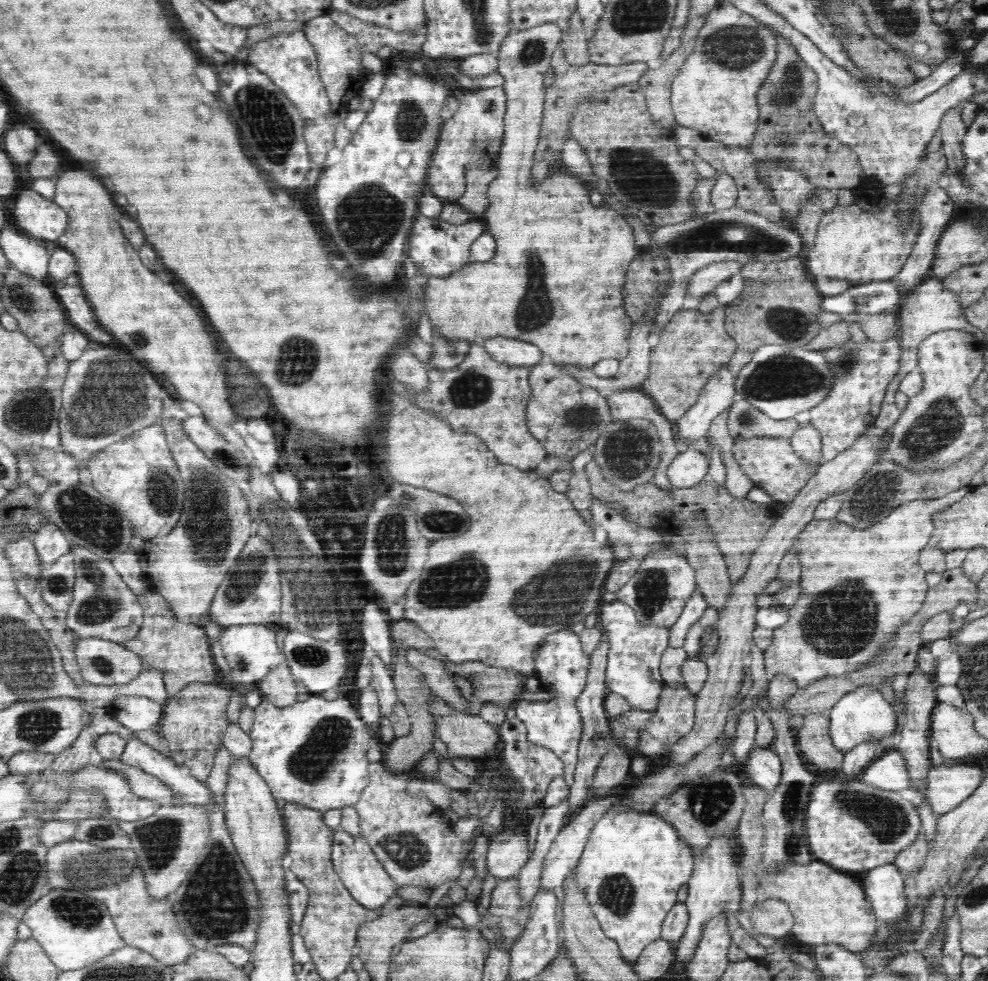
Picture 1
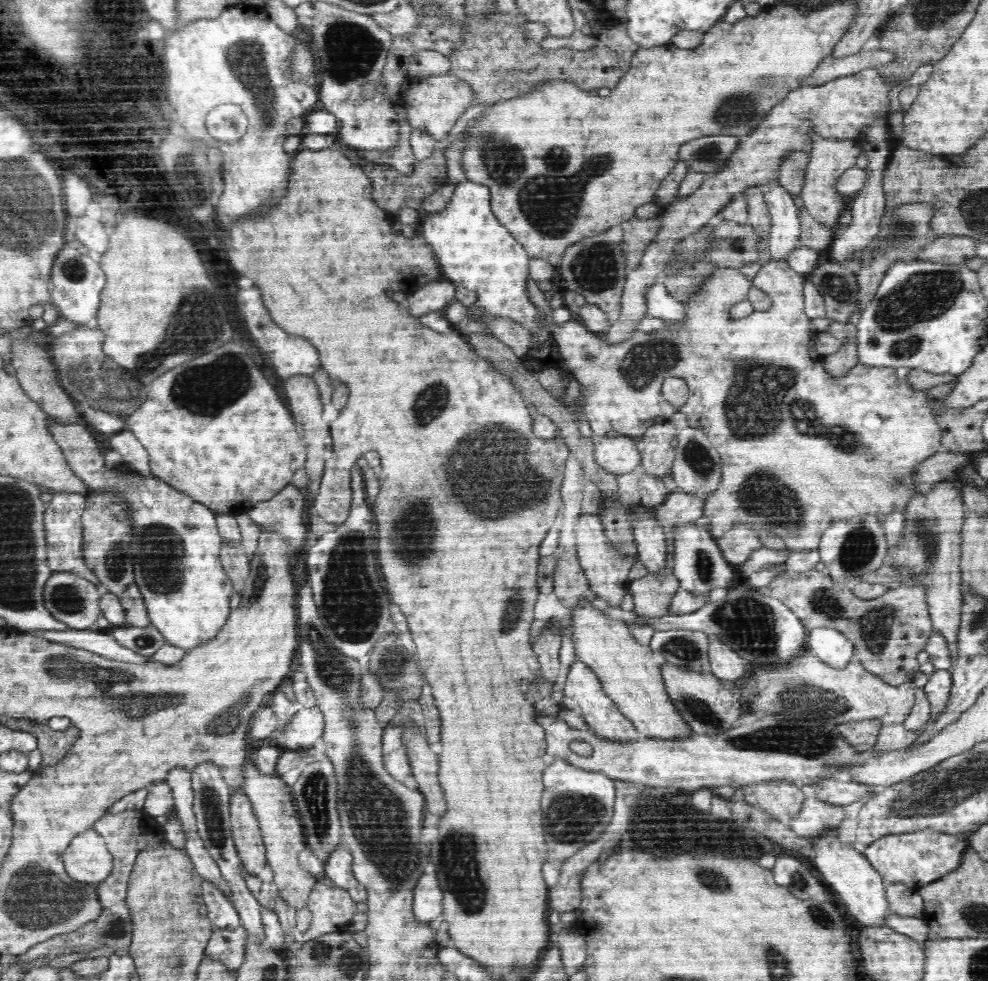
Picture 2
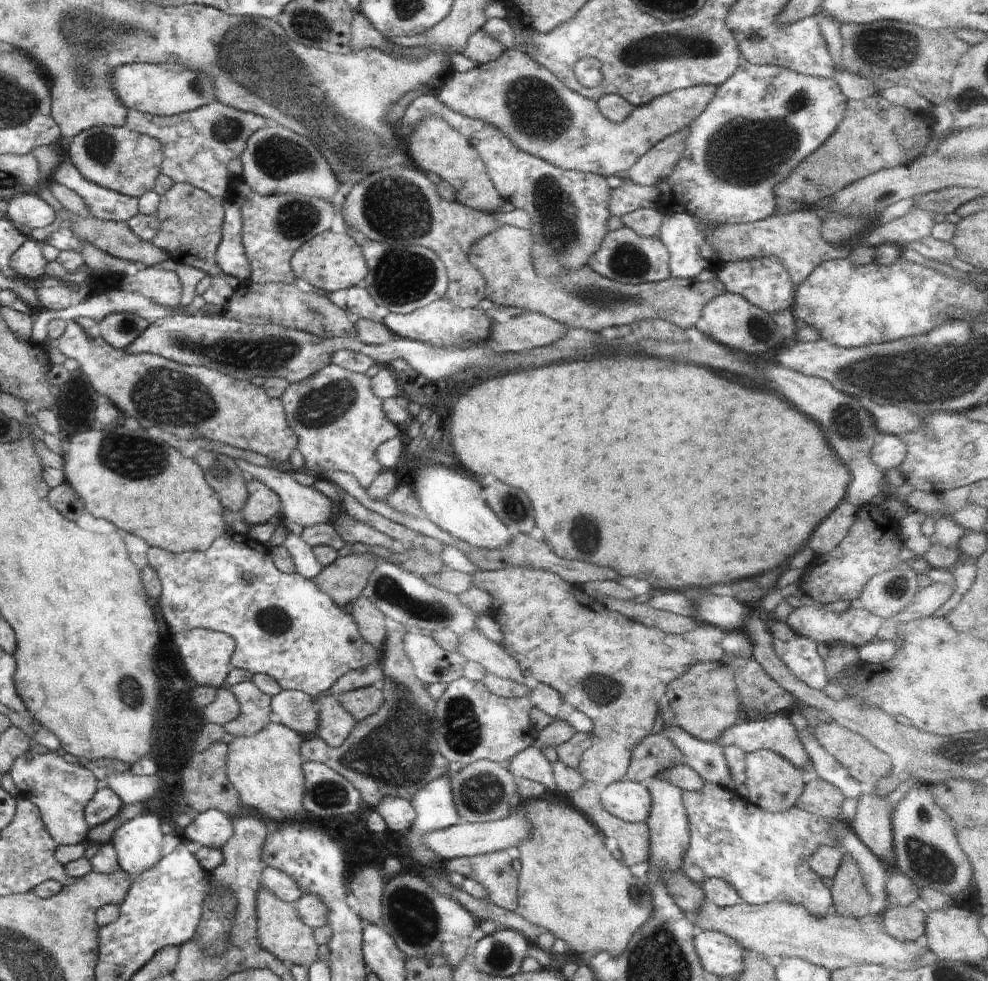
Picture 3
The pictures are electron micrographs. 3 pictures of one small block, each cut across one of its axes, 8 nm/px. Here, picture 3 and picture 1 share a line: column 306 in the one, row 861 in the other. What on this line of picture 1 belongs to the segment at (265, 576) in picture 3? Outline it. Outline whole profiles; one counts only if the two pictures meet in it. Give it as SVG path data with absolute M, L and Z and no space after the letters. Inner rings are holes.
M614 805L590 830L572 878L585 893L604 935L618 944L622 957L633 962L646 947L661 939L662 923L677 904L678 890L689 883L693 870L692 848L674 825L655 812L623 810L619 805Z

